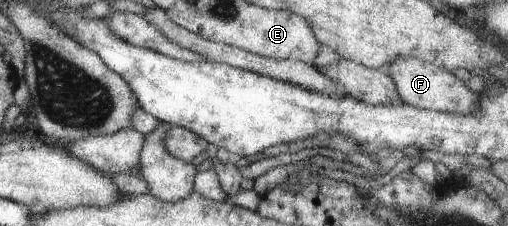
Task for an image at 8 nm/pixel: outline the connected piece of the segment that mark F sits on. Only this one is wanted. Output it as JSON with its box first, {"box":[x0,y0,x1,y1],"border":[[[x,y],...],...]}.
{"box":[384,57,479,114],"border":[[[396,57],[387,64],[384,74],[392,79],[398,96],[407,105],[419,109],[458,114],[466,114],[477,109],[479,94],[468,90],[464,81],[453,76],[450,71],[442,70],[433,64],[412,57]]]}

